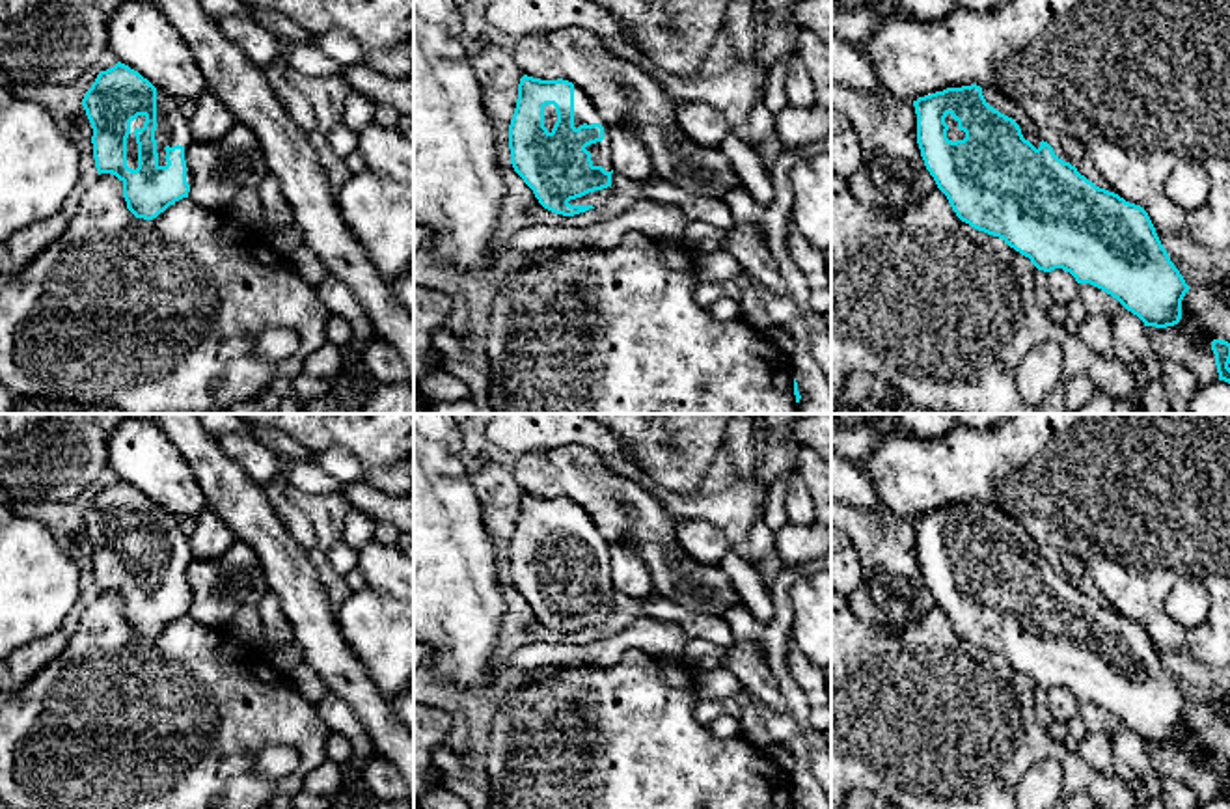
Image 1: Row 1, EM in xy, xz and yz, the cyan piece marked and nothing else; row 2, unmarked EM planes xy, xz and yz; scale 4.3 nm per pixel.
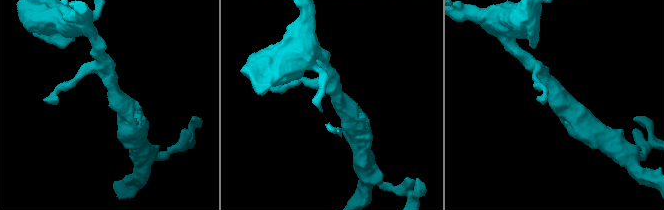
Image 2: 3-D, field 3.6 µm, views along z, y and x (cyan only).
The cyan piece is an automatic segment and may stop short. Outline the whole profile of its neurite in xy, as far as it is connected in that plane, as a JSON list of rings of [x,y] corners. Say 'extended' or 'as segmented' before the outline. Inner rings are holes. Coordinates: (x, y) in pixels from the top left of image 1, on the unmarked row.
extended | [[[117,479],[97,492],[82,524],[93,546],[95,585],[123,600],[136,636],[153,638],[188,615],[192,550],[175,514]]]

